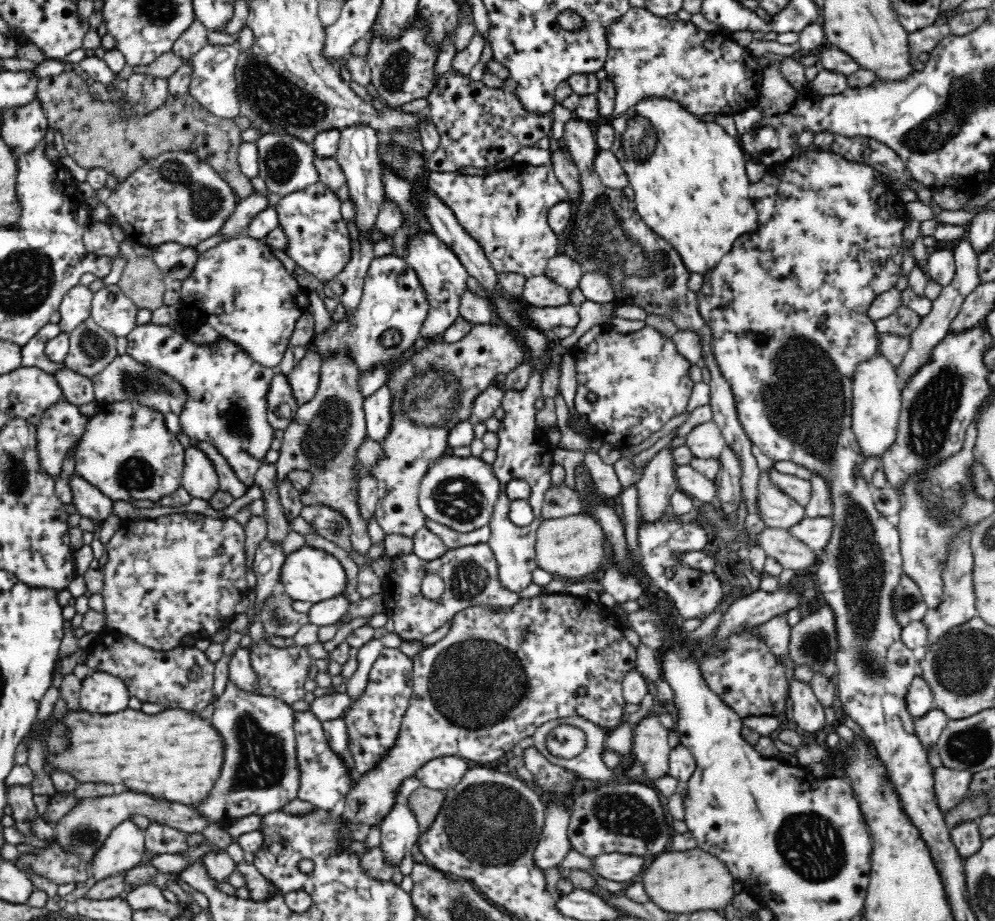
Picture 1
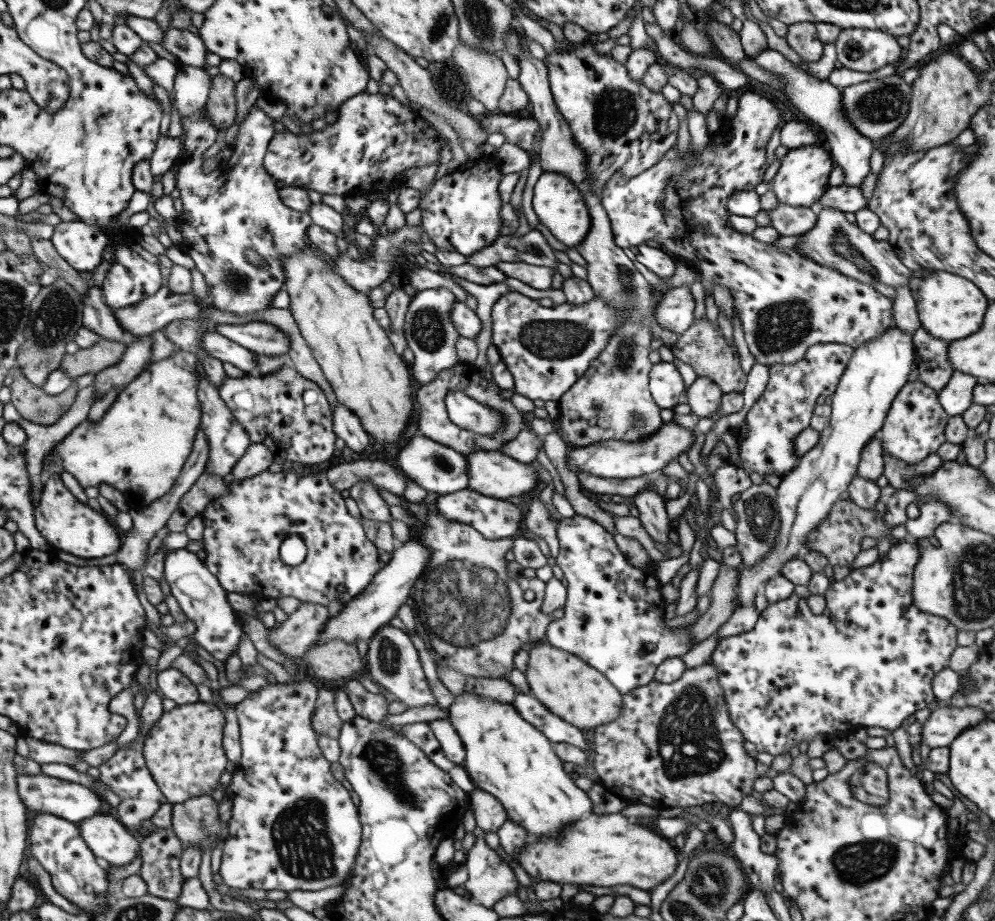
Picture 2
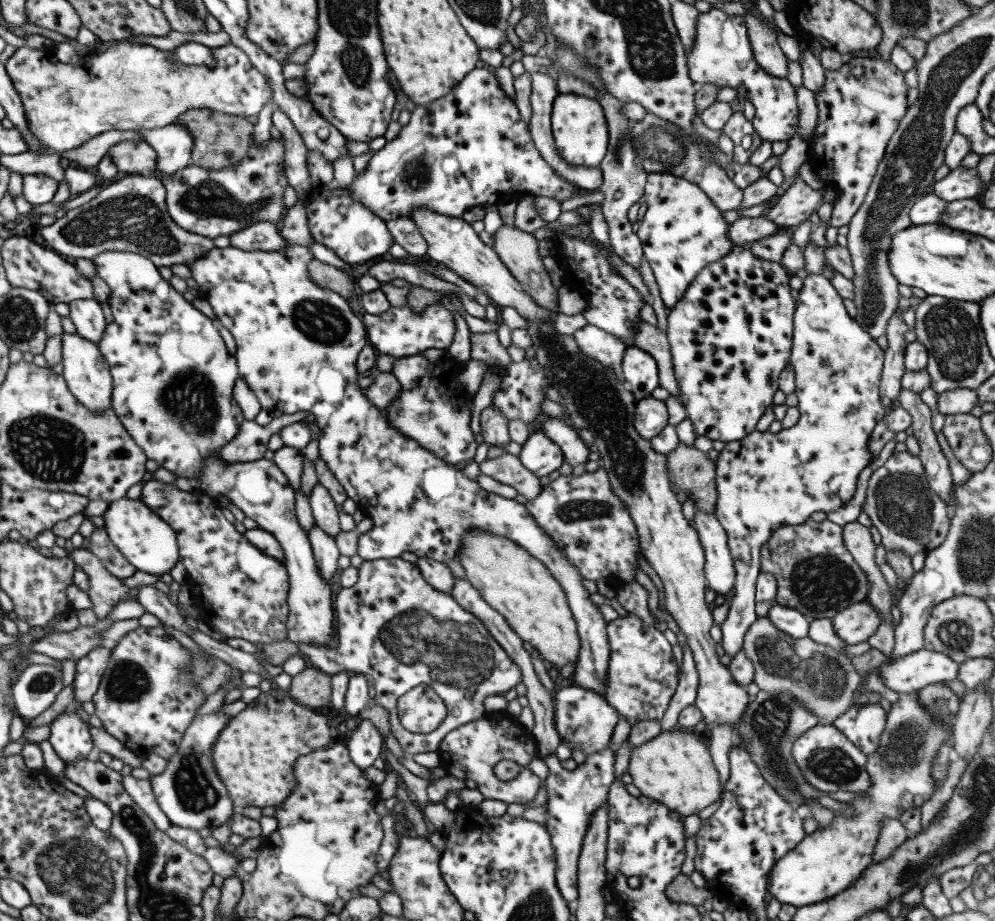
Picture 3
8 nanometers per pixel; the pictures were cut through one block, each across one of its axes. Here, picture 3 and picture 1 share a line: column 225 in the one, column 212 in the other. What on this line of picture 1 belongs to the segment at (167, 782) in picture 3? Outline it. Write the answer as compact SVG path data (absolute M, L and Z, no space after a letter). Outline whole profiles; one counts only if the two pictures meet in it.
M230 681L227 682L224 693L214 705L210 724L223 738L224 764L207 797L195 809L207 822L222 825L224 825L224 820L232 821L243 816L250 816L250 814L262 816L282 811L286 804L297 798L299 789L300 770L298 759L296 759L295 711L265 695L255 695L240 690Z

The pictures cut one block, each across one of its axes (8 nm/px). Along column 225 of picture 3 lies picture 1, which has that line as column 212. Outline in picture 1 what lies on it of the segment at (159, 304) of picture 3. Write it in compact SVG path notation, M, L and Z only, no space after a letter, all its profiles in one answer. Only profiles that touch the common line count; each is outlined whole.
M152 322L136 325L127 334L126 352L136 362L161 370L183 386L187 396L184 410L179 416L181 430L191 439L209 442L228 461L240 481L246 485L246 490L254 486L254 475L265 462L266 452L272 448L272 438L275 429L268 421L268 388L276 370L262 366L254 361L242 346L218 337L215 345L198 345L179 333L170 325L158 325Z

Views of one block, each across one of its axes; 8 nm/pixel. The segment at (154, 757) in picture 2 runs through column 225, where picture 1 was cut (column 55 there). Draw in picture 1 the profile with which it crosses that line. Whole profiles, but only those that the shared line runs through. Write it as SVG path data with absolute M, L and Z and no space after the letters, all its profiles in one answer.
M128 707L116 714L104 715L84 709L67 709L61 722L67 728L68 746L58 756L49 754L46 748L46 734L56 724L54 717L44 721L39 728L39 739L46 755L45 762L52 764L56 771L68 772L79 783L105 782L114 785L118 790L147 794L154 798L197 807L207 797L224 764L223 738L212 728L210 720L180 708L165 708L157 714L146 714Z

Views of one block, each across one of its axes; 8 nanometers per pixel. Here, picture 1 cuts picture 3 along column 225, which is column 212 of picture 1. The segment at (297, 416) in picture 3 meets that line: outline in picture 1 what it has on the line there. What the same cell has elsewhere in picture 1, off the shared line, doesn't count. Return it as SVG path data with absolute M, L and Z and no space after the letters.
M191 440L192 445L200 447L214 463L215 469L217 470L217 475L219 478L219 489L229 492L234 498L240 498L246 494L246 485L238 477L228 461L212 446L209 442L204 442L203 440Z

